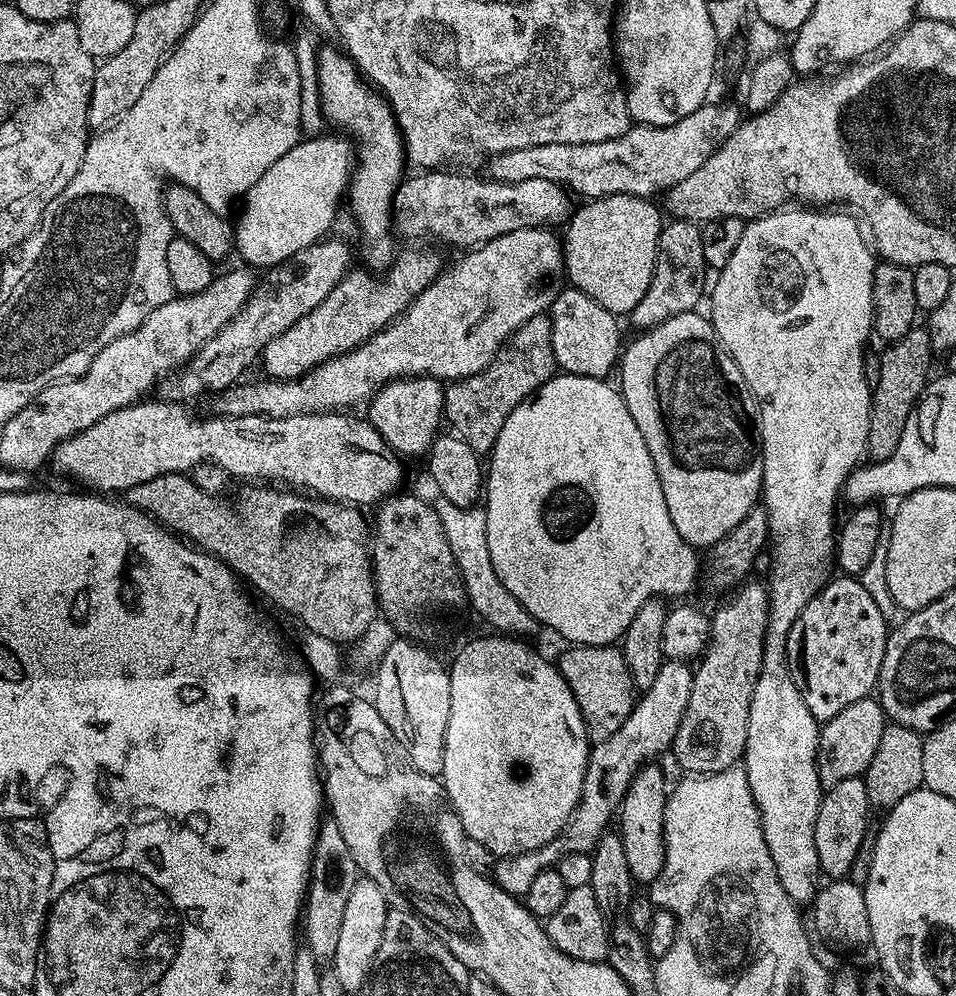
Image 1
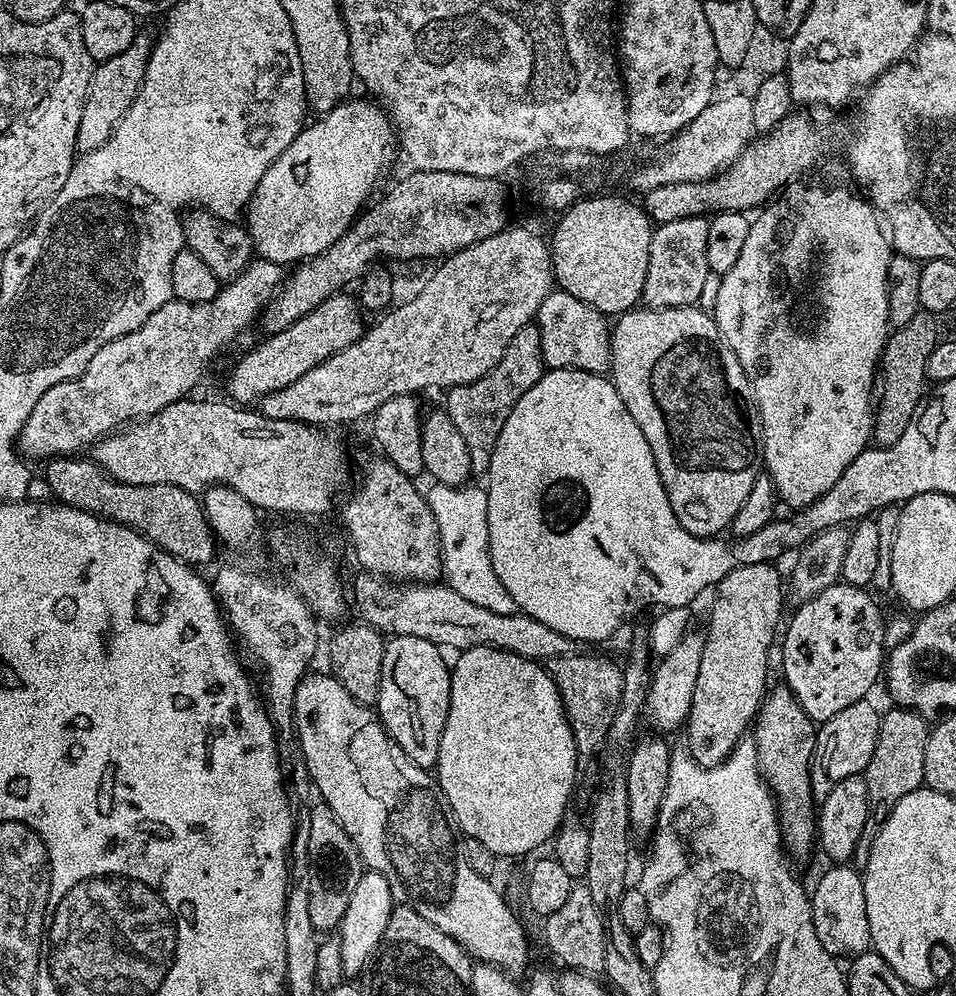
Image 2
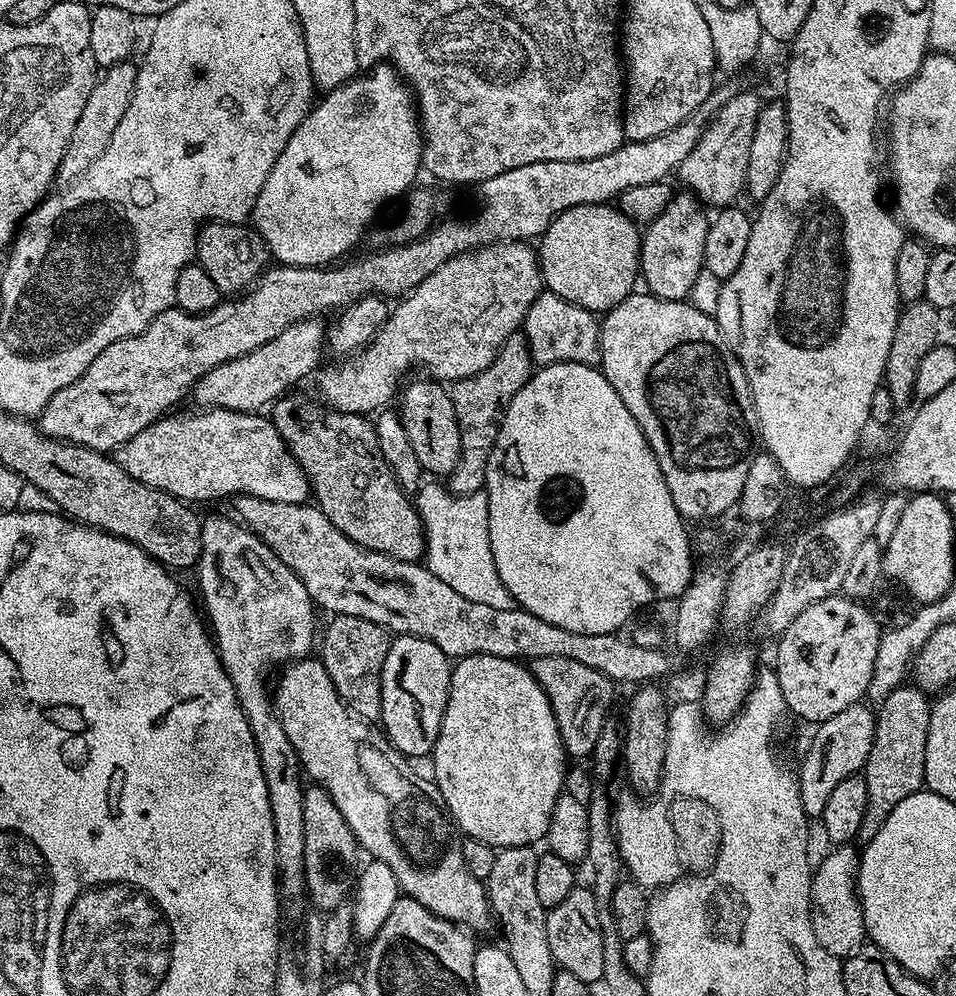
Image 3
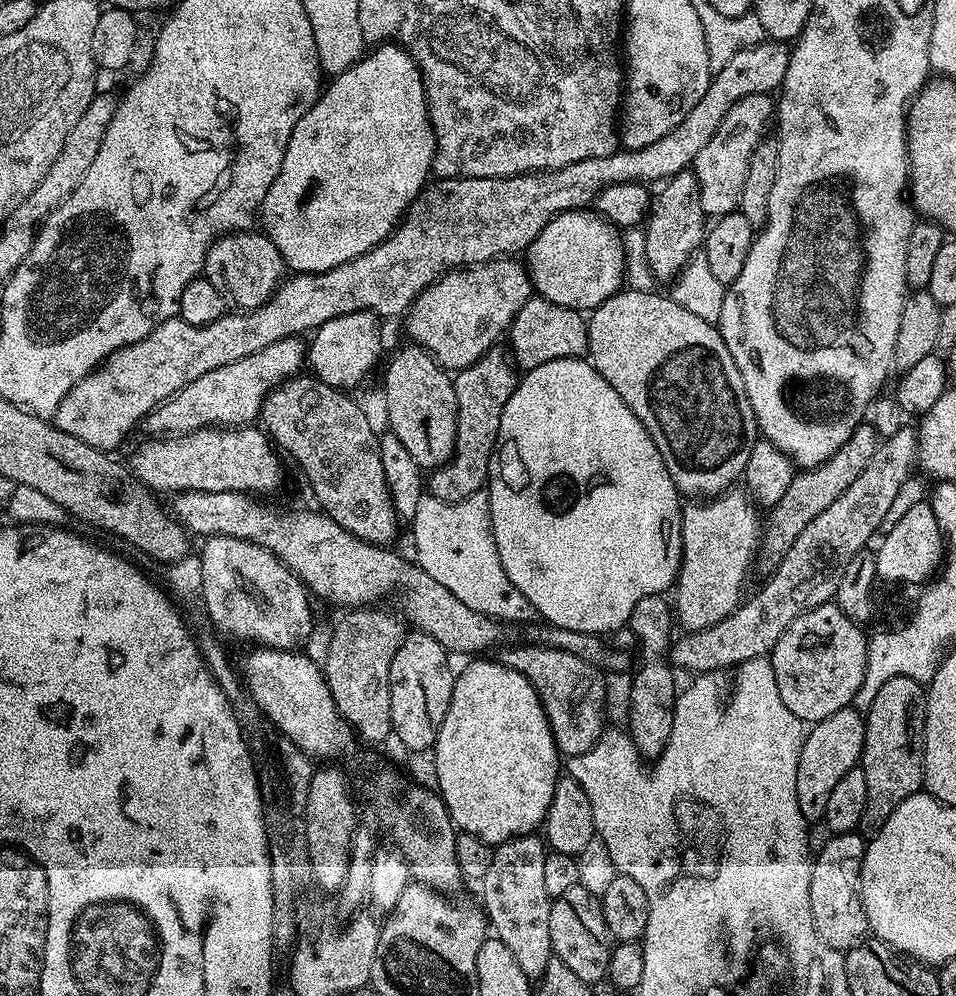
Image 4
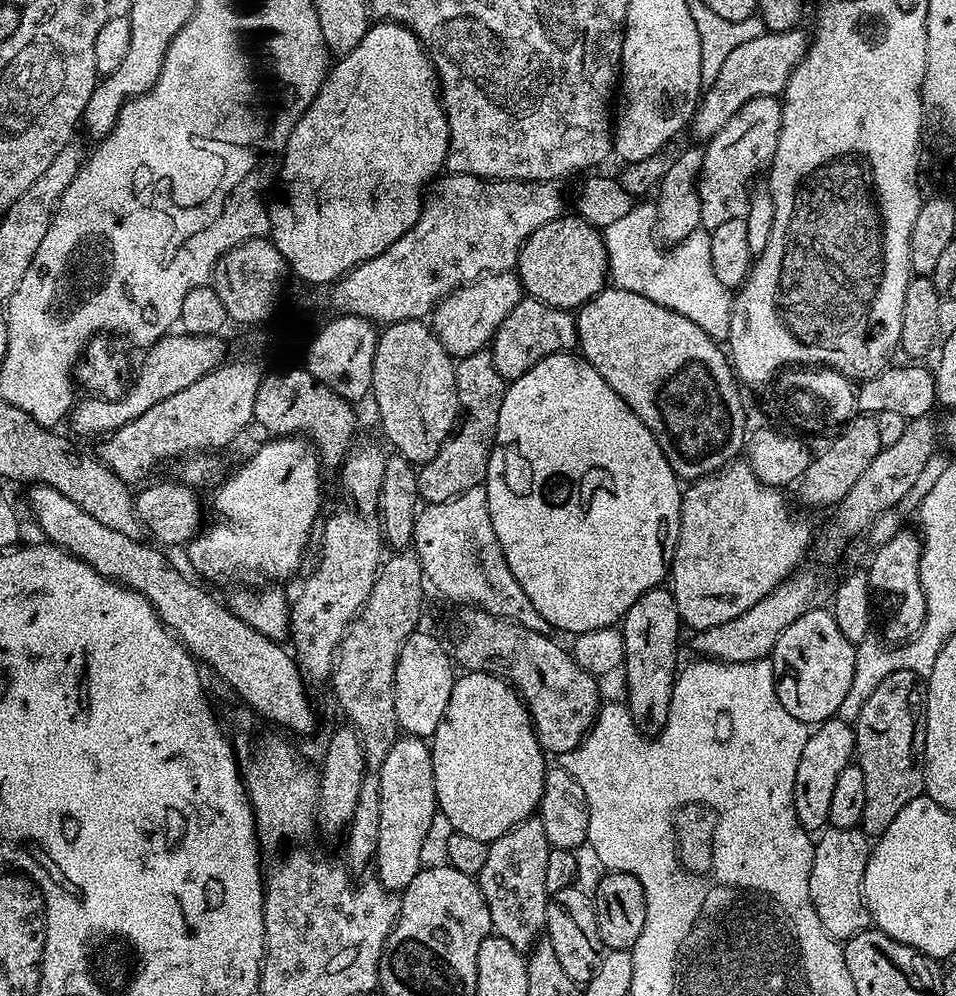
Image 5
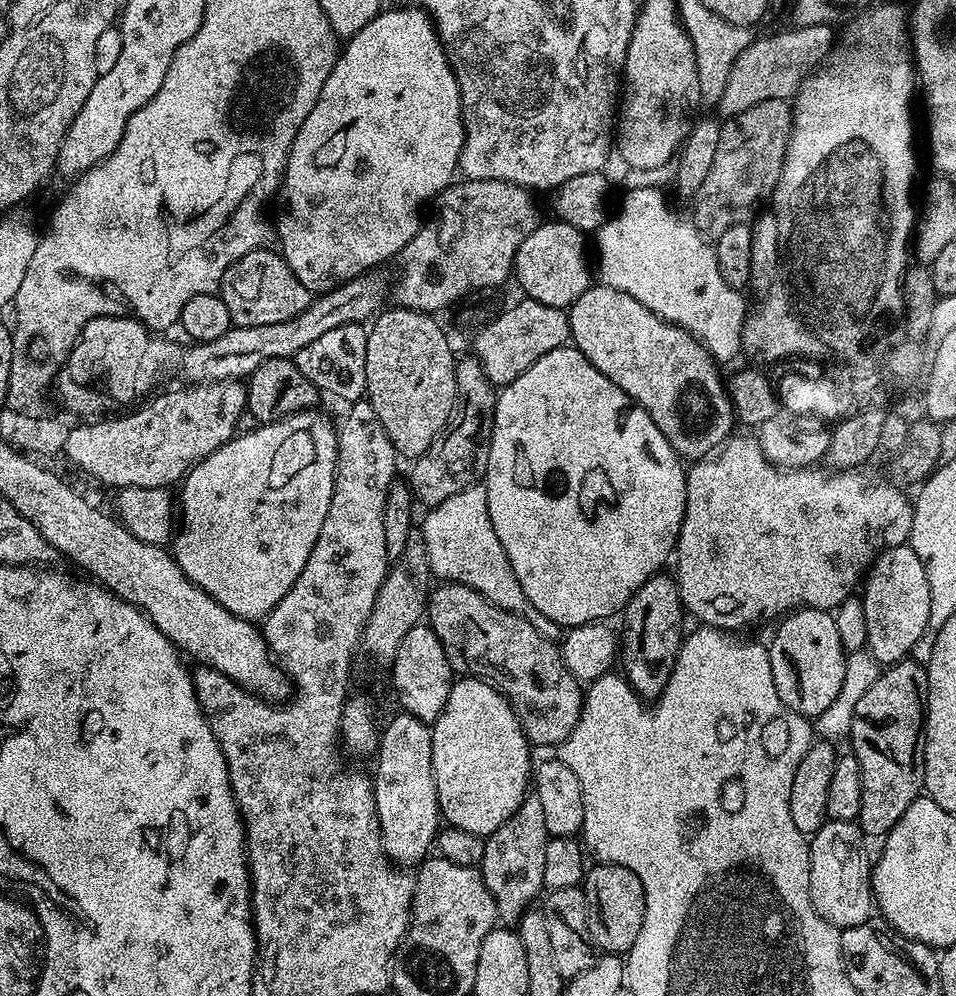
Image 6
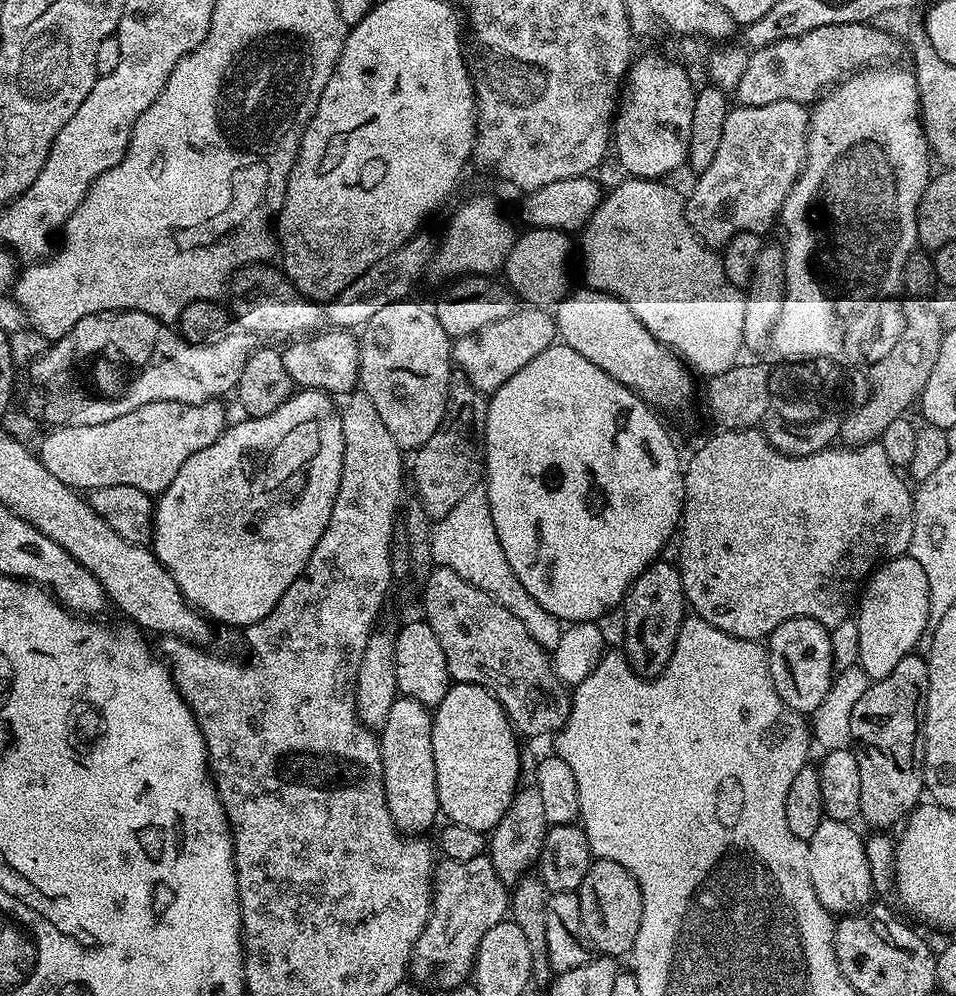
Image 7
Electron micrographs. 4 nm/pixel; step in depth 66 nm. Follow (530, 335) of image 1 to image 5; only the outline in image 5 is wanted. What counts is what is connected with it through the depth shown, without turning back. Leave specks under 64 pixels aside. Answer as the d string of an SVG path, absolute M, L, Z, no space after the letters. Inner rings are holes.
M491 351L475 352L455 361L458 410L452 433L440 448L440 453L430 462L419 465L416 473L418 497L424 504L446 502L488 479L488 455L496 438L498 410L502 410L502 398L506 381L498 374Z

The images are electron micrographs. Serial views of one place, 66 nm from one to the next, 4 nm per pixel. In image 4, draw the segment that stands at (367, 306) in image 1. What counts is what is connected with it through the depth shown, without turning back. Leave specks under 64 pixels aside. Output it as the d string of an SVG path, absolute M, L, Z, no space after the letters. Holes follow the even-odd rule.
M287 336L270 346L266 350L258 350L258 354L250 354L246 358L238 358L238 362L230 362L226 366L218 366L218 370L210 370L210 374L202 374L202 378L194 378L190 386L182 386L164 401L142 421L142 428L148 434L155 434L164 438L170 436L184 436L188 432L197 432L199 428L215 428L217 426L248 426L260 415L260 408L268 396L271 388L277 388L283 380L289 380L297 375L306 364L306 344L300 336Z

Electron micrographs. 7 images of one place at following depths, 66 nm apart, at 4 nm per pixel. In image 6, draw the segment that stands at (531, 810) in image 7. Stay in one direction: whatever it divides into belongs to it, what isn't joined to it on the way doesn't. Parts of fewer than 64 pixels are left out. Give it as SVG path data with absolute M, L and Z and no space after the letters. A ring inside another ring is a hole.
M535 794L525 796L518 810L485 839L484 857L478 867L486 890L490 890L496 900L496 918L501 925L519 925L524 913L533 907L532 899L541 895L544 888L542 865L546 863L549 839L542 802L538 802Z

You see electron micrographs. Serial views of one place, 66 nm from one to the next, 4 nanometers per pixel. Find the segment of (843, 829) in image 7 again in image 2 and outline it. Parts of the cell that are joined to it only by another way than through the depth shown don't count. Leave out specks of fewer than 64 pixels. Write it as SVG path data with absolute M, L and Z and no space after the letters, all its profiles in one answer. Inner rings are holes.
M846 864L833 865L821 876L810 899L814 930L824 950L837 958L852 958L871 947L864 881L857 869Z

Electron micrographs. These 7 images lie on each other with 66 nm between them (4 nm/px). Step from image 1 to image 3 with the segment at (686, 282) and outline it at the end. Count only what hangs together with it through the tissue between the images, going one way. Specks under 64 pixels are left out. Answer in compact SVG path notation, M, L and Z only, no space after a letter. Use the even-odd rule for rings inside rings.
M680 191L673 195L666 210L647 224L640 237L642 284L660 300L687 301L692 295L694 282L698 282L698 274L704 271L706 230L710 216L703 212L705 209L701 201L691 191Z

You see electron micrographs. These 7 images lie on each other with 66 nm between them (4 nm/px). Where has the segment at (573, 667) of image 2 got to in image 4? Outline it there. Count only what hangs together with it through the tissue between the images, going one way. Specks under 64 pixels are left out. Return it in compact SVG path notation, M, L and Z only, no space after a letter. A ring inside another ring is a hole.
M535 642L527 643L510 649L502 656L502 662L507 668L513 668L525 676L534 686L544 707L556 751L561 757L586 755L606 730L604 707L608 704L608 684L604 681L605 673L597 665L566 650L544 648Z

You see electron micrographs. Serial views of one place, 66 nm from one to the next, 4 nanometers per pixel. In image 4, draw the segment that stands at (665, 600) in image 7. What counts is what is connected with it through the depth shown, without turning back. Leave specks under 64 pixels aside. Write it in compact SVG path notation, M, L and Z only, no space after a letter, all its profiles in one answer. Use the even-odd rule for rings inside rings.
M663 595L642 598L634 606L630 629L636 635L636 644L640 647L640 665L631 673L632 685L628 688L628 725L626 731L632 737L634 746L645 759L652 760L660 756L670 742L670 730L674 730L674 710L676 709L677 673L667 657L670 641L673 639L674 608L664 601Z

